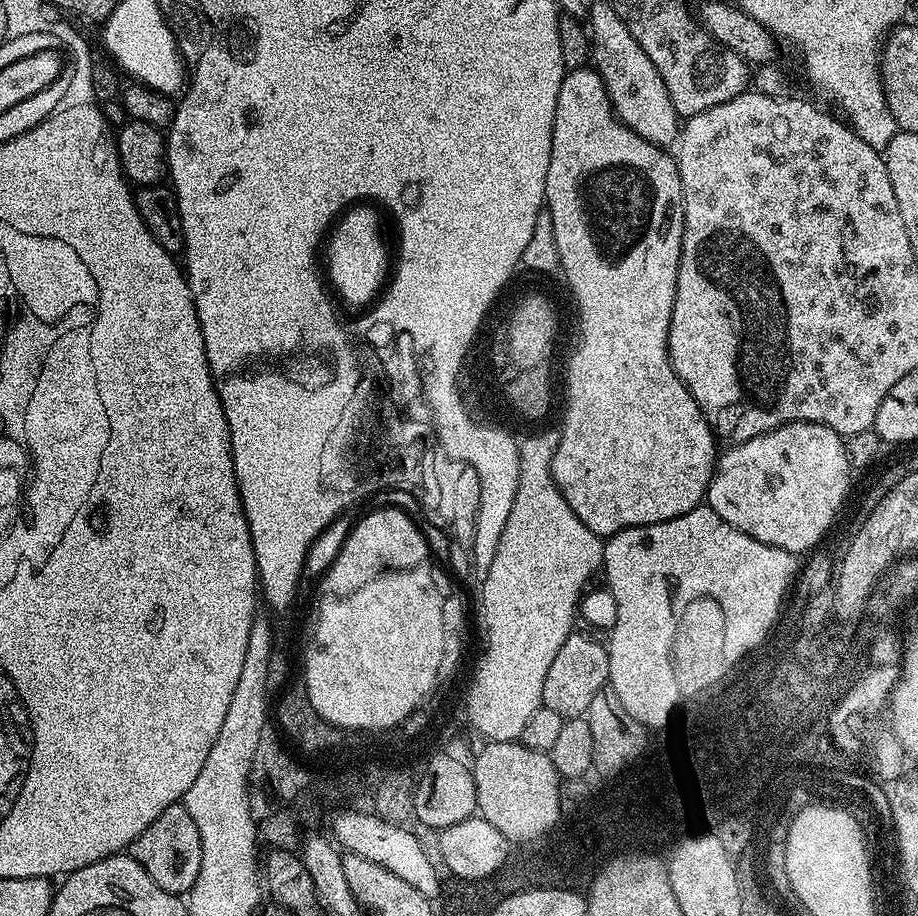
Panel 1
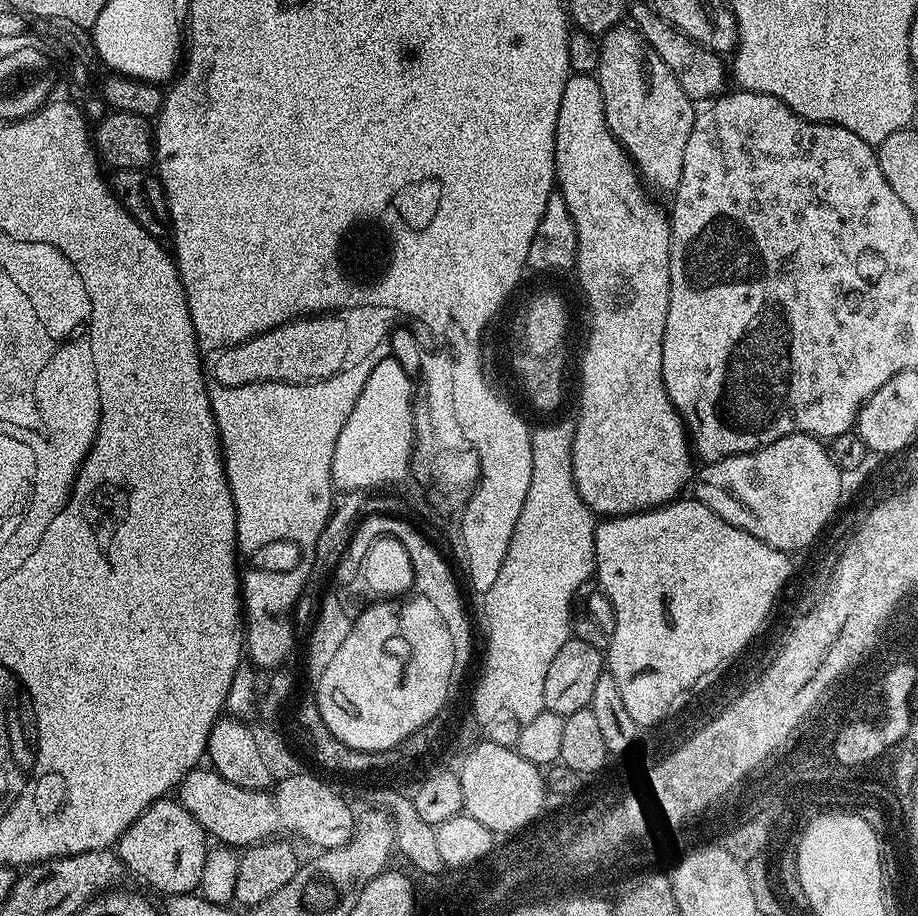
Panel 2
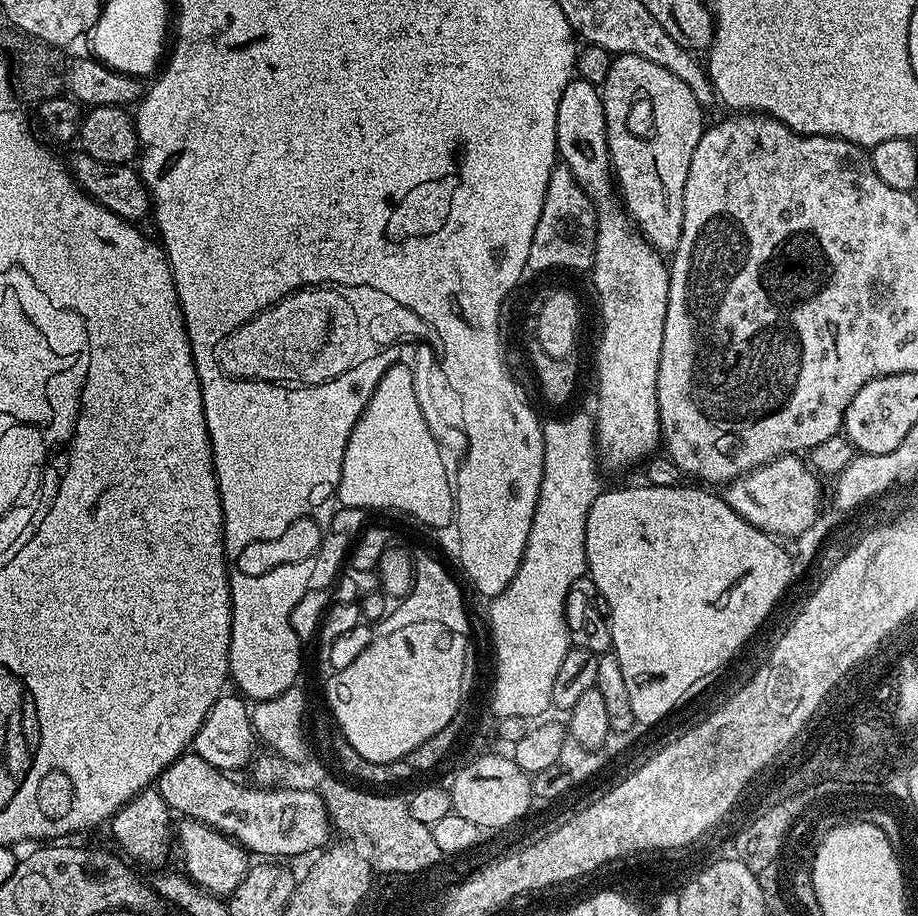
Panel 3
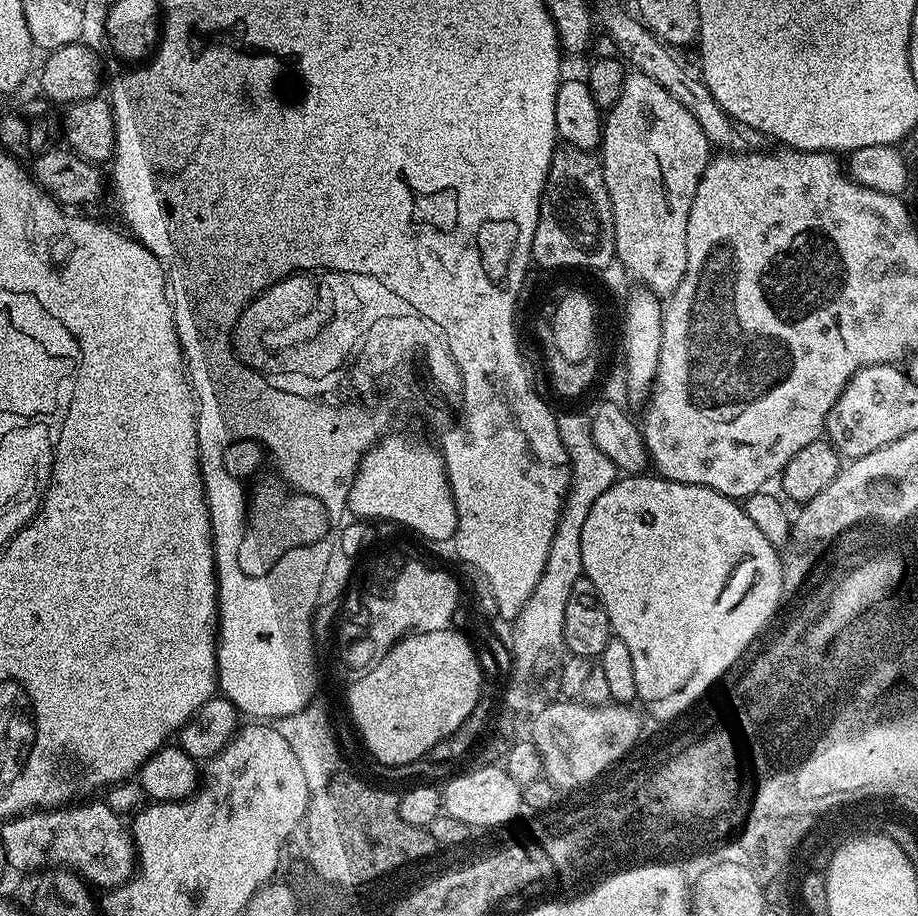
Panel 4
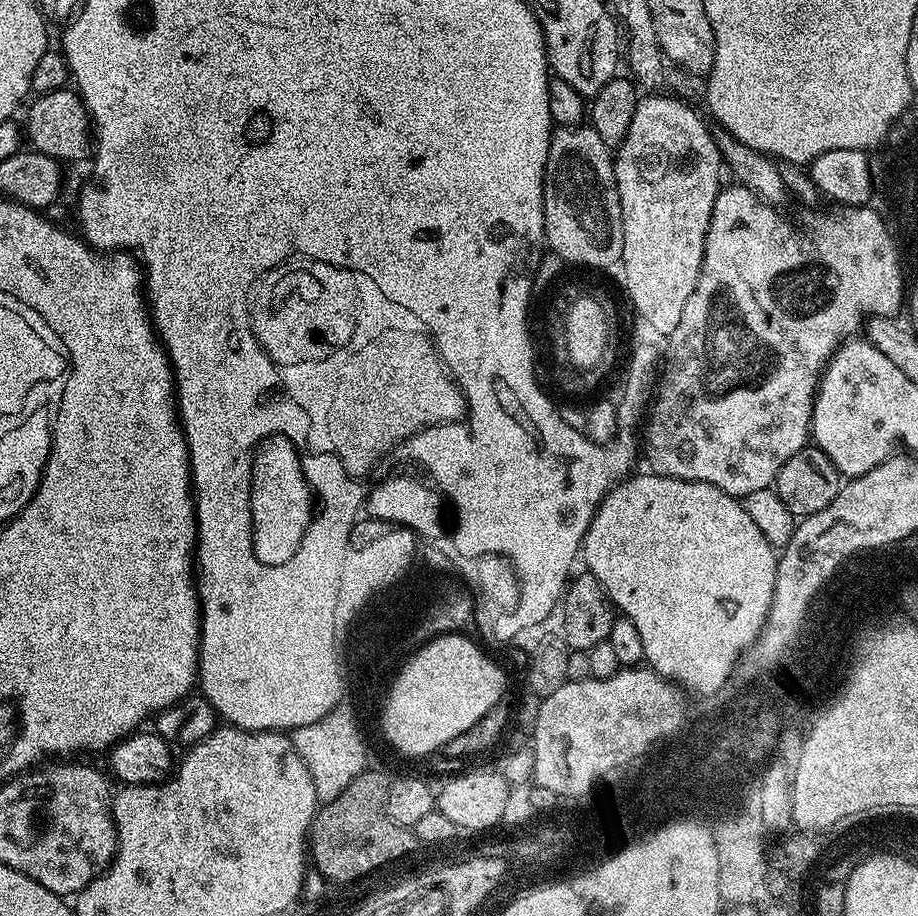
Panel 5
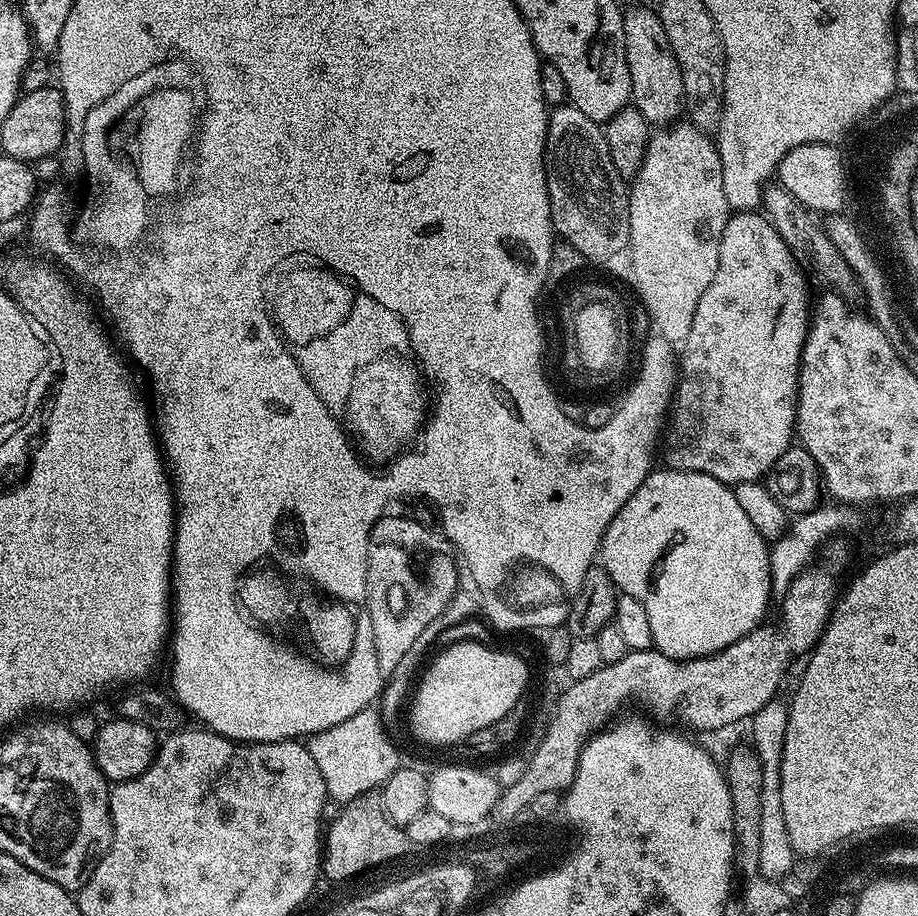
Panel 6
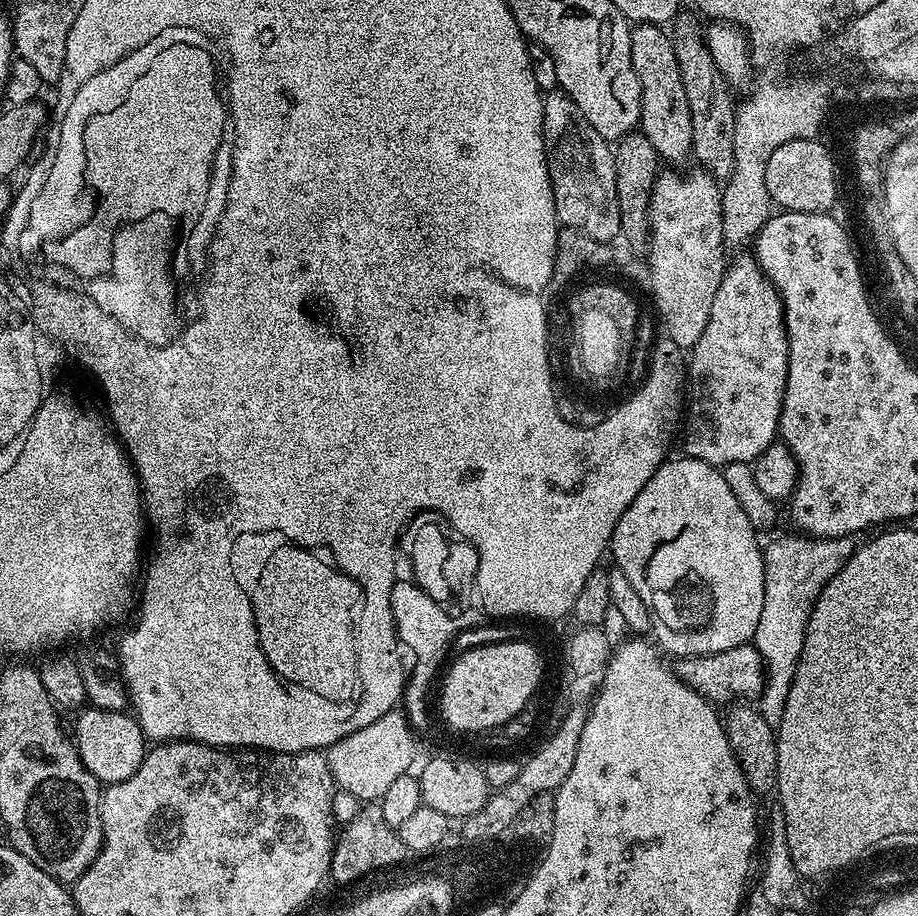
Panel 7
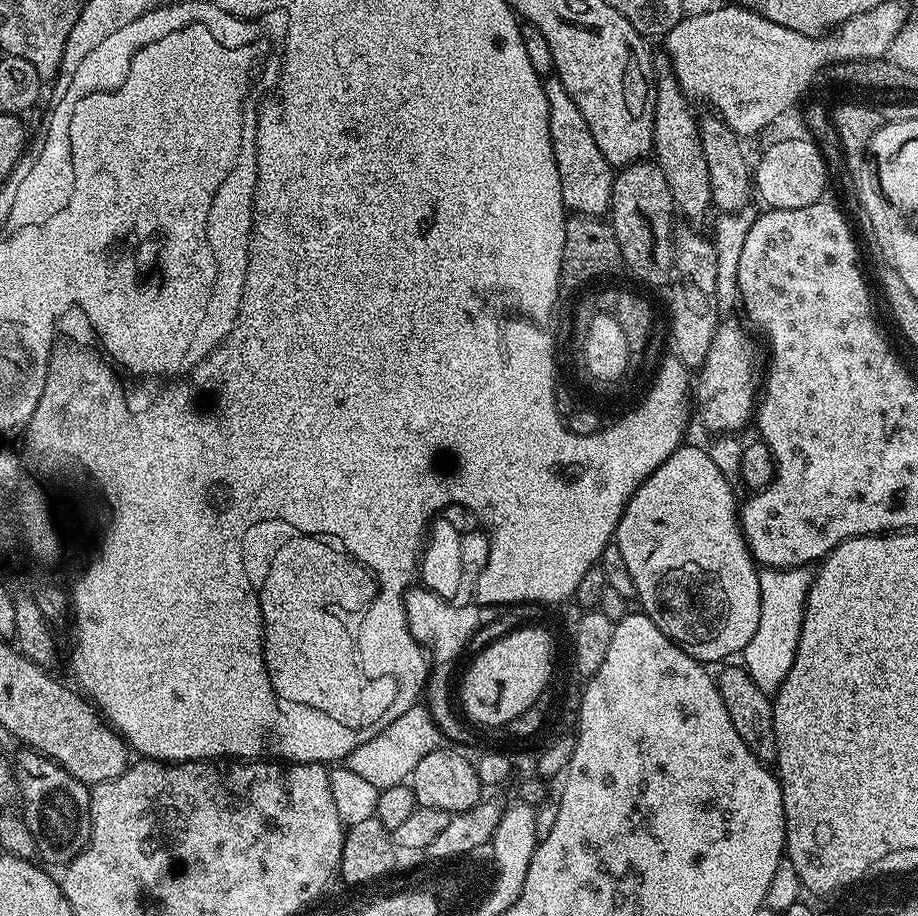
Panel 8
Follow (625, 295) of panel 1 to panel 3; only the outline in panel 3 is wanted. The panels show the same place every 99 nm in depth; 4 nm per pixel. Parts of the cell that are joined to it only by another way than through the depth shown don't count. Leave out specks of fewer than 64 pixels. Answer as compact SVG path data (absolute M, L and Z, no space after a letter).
M579 78L569 80L566 90L562 90L562 98L558 102L558 118L556 119L556 151L563 167L574 174L574 178L582 186L582 190L592 199L596 207L596 253L592 261L590 271L591 287L596 287L596 296L600 299L600 320L604 323L604 329L600 332L600 345L596 348L596 408L594 407L594 419L596 422L596 451L603 467L624 468L627 464L639 465L648 459L661 447L662 437L660 434L660 415L658 414L658 398L656 397L656 383L658 382L658 366L662 363L664 351L662 350L662 334L666 322L666 306L668 305L668 270L669 265L665 257L653 248L649 240L642 233L636 231L627 212L624 211L623 203L618 195L618 189L614 183L614 172L610 167L608 158L608 135L604 129L604 101L597 85L586 82Z

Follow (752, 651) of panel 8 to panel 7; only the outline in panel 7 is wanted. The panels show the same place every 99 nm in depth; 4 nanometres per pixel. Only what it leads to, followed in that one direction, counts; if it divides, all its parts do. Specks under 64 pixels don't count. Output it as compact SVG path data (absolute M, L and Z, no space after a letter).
M795 535L784 536L763 549L764 605L758 617L756 633L751 638L751 643L764 659L764 690L758 702L770 702L774 694L782 698L790 694L802 654L802 642L806 638L806 626L816 599L858 547L851 536Z

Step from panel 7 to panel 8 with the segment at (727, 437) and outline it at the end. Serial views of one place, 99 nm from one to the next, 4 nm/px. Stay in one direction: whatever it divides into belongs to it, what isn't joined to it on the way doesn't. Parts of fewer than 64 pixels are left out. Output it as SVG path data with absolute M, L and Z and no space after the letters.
M725 319L716 327L714 342L706 353L706 362L698 370L694 380L694 408L700 411L700 420L712 434L736 434L739 428L749 427L758 403L758 376L756 380L756 352L752 349L749 329L736 320Z

